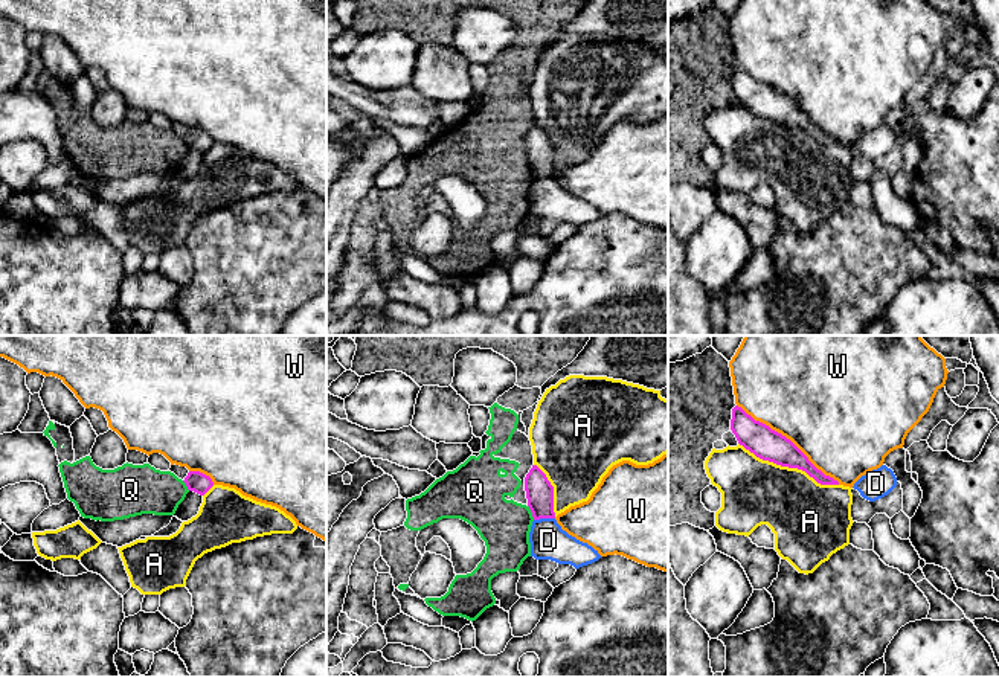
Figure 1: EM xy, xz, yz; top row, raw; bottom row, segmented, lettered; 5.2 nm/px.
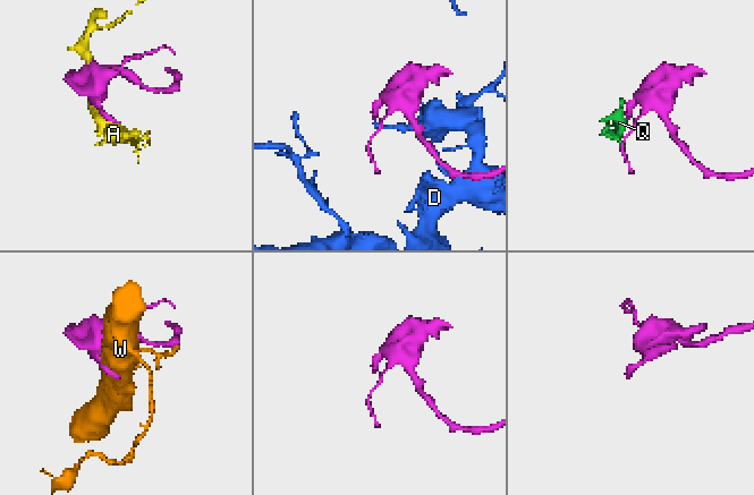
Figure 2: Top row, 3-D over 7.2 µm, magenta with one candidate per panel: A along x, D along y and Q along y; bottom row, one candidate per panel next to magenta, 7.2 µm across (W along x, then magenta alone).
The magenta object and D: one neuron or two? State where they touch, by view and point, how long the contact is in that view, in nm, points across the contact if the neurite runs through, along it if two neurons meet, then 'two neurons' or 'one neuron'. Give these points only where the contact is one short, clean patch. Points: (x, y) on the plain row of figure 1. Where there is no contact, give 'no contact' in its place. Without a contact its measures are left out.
meets magenta in xz at (543, 176); contact 110 nm long; border along xz (554, 176), (534, 179); two neurons

